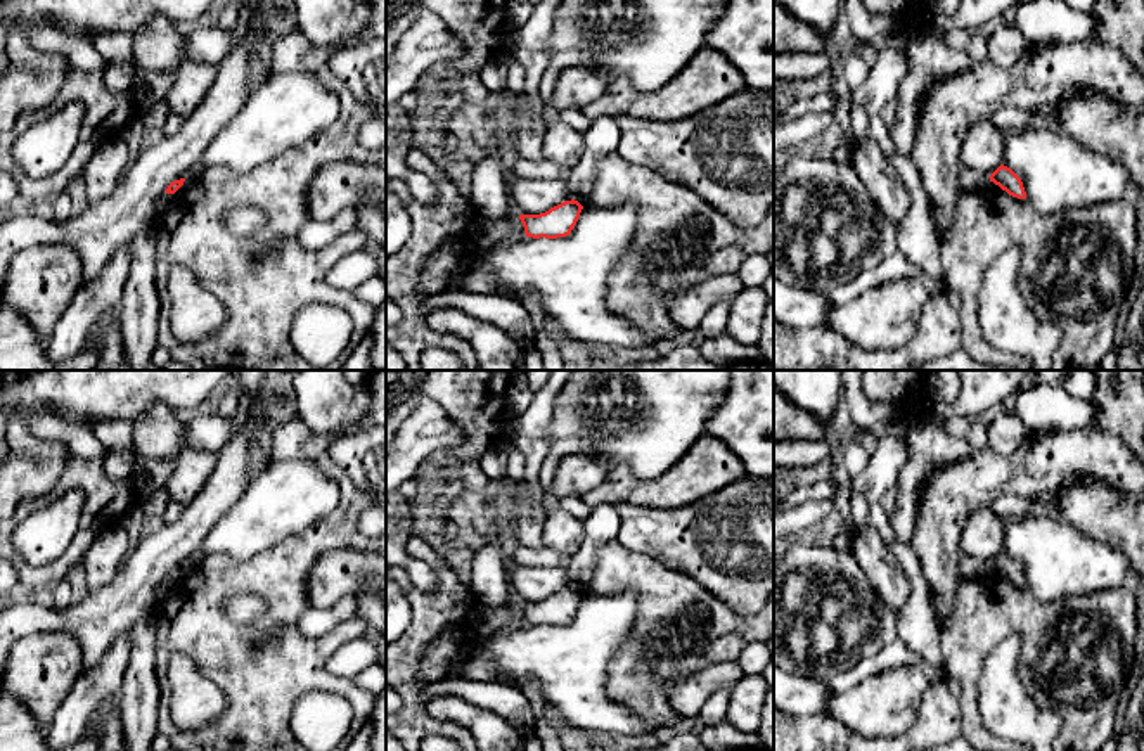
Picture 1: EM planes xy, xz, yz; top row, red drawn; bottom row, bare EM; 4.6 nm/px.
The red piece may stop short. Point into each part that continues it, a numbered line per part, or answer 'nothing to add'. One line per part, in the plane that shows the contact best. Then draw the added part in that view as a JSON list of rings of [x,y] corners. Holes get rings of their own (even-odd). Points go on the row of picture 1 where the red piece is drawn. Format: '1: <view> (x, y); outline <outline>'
nothing to add

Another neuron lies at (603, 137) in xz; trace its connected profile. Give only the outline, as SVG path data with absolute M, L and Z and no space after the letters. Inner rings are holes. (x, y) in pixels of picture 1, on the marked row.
M614 116L592 119L590 128L583 133L585 152L580 163L568 170L568 185L575 201L580 204L587 199L595 180L597 163L614 152L621 140L621 130Z

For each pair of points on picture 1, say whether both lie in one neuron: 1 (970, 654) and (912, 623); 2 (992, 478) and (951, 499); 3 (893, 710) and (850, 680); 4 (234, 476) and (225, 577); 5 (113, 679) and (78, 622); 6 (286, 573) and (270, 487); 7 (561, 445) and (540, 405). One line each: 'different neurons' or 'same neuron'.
1: different neurons
2: same neuron
3: different neurons
4: different neurons
5: different neurons
6: different neurons
7: different neurons

